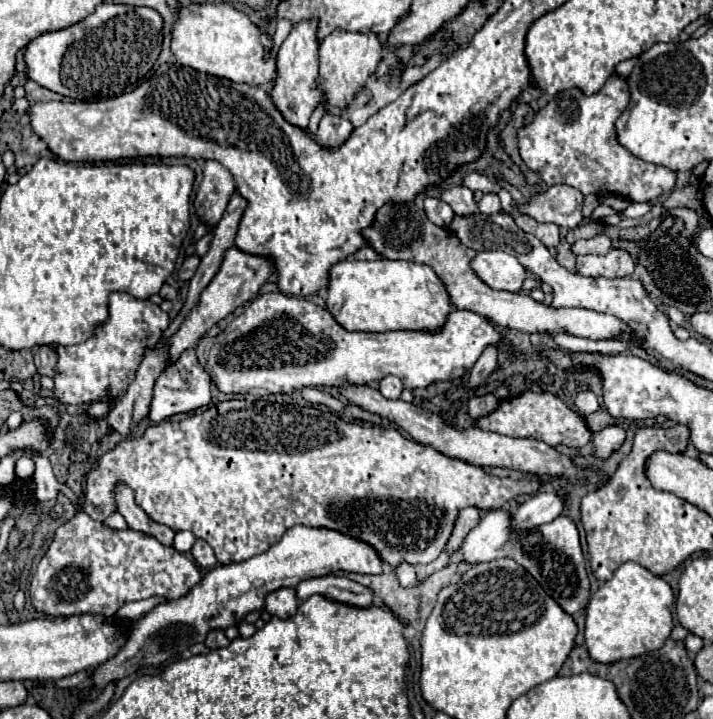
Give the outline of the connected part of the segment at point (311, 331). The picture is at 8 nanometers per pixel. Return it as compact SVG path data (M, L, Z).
M270 292L256 296L250 306L236 316L228 326L226 332L218 336L204 336L196 346L196 358L200 366L210 374L212 384L226 394L254 394L254 396L268 396L268 394L290 394L292 390L300 390L306 386L340 386L346 382L352 384L368 384L372 380L382 380L388 374L394 374L402 380L404 388L416 390L426 388L434 382L442 380L456 380L470 372L470 368L476 364L478 356L488 344L500 346L498 332L492 328L492 324L474 312L468 310L454 310L446 322L446 326L436 332L408 332L408 330L396 330L396 332L348 332L342 328L334 316L310 300L284 296L282 292Z

